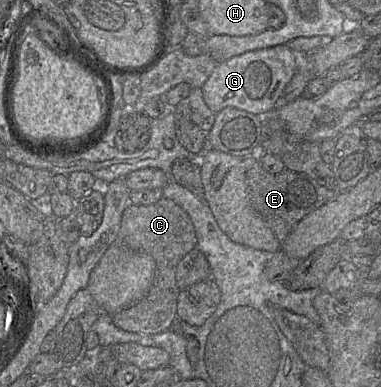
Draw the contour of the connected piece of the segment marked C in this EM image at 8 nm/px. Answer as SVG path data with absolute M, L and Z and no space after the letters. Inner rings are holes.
M162 197L151 205L129 204L123 211L117 242L152 256L156 262L153 284L147 295L133 305L111 315L114 325L124 331L153 336L169 329L176 316L179 288L176 267L197 246L194 226L188 214L175 202Z

